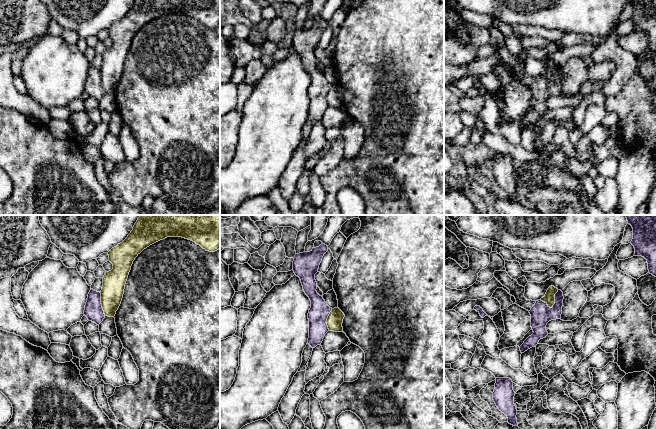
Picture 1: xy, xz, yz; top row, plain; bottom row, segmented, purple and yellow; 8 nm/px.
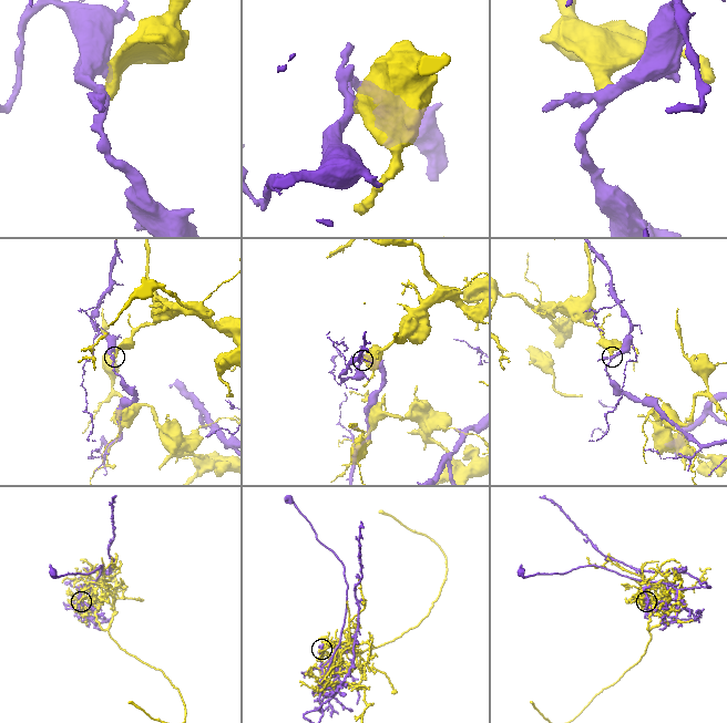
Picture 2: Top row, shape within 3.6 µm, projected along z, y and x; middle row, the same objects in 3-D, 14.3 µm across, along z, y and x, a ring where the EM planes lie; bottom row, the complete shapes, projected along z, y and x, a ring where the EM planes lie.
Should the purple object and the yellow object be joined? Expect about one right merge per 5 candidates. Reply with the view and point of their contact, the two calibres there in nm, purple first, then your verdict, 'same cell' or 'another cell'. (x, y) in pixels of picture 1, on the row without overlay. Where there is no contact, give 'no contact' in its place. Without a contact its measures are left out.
yz (554, 80) | 170/90 nm | another cell

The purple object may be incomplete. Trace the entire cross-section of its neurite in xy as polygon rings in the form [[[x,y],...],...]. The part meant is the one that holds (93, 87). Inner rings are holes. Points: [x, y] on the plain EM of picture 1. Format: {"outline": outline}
{"outline": [[[93,65],[90,66],[85,81],[84,91],[89,97],[99,101],[105,94],[105,90],[101,80],[101,69]]]}

